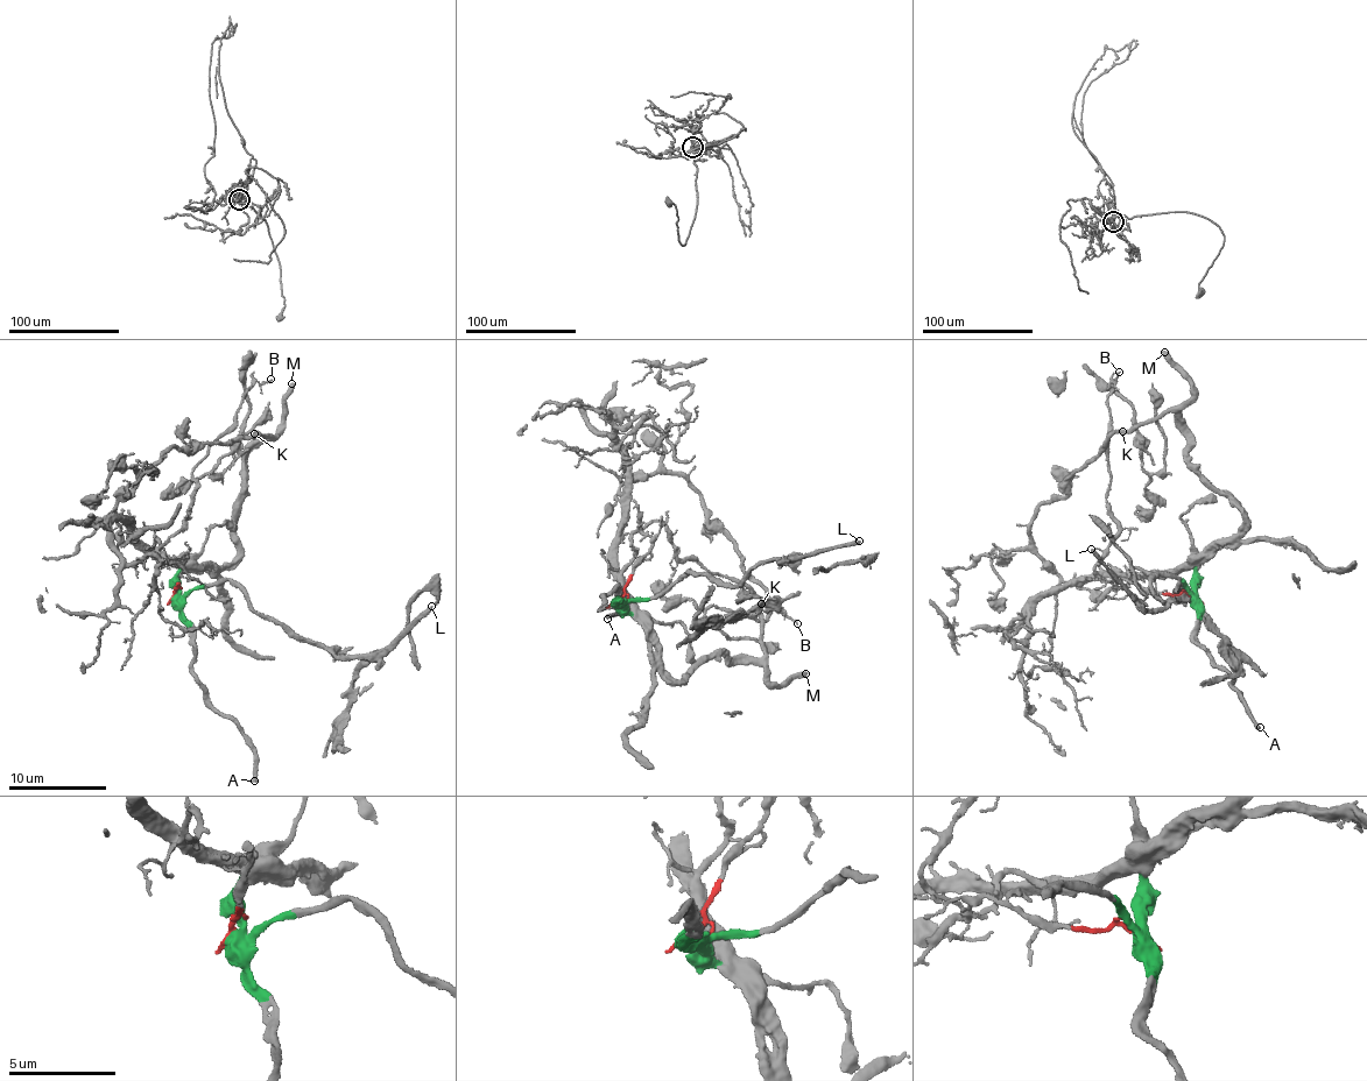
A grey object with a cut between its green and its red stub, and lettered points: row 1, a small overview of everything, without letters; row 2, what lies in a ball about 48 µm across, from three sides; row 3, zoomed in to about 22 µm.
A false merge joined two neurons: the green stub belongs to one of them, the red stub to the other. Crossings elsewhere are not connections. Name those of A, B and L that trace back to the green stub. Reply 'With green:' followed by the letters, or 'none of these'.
With green: A, L

